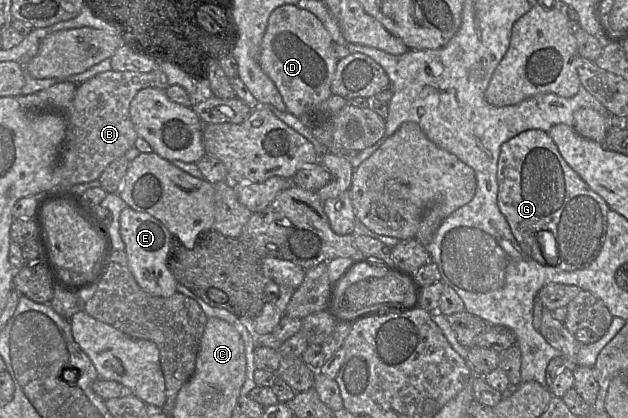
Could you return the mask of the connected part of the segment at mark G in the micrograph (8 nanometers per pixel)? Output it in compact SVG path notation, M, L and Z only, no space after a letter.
M528 130L504 143L498 159L497 183L499 210L527 256L540 264L547 264L537 235L540 231L550 231L556 241L556 267L563 271L575 271L592 264L605 242L610 208L566 163L548 132Z

